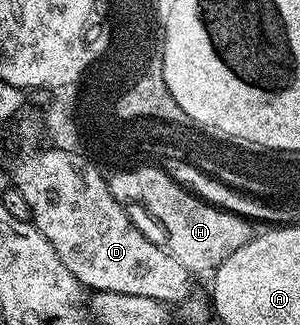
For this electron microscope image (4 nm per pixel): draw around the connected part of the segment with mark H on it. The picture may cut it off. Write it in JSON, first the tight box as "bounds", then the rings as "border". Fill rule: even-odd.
{"bounds":[111,164,255,275],"border":[[[137,164],[132,169],[114,174],[111,177],[112,196],[130,207],[142,206],[165,229],[169,237],[167,249],[185,269],[194,275],[204,270],[212,272],[235,252],[235,248],[243,248],[243,244],[255,237],[255,230],[249,227],[248,217],[212,206],[173,182],[163,169],[151,165]]]}

